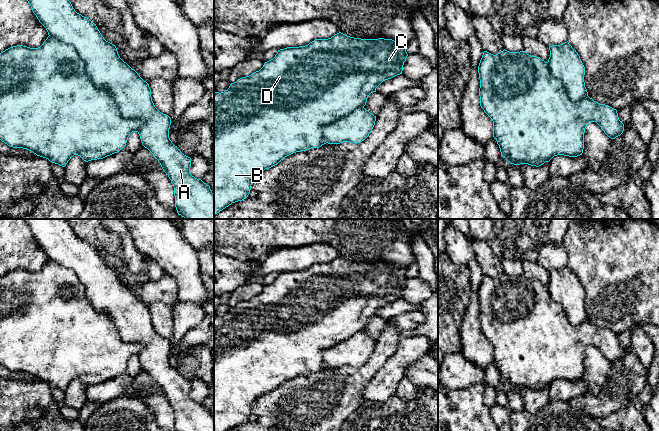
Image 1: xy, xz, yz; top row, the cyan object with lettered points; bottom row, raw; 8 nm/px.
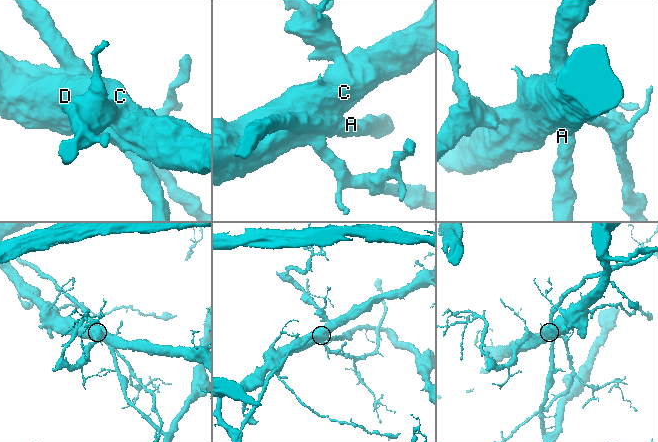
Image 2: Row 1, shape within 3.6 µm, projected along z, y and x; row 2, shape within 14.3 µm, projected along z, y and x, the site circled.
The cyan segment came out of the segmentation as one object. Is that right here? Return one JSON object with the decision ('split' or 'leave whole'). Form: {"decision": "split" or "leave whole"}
{"decision": "split"}

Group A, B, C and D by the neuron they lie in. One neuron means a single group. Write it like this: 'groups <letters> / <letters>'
groups A / B C D

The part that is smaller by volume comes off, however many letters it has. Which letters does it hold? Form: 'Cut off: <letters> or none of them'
Cut off: A

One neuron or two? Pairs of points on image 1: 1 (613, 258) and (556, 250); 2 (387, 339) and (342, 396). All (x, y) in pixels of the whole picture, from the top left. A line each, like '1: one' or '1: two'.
1: two
2: one

